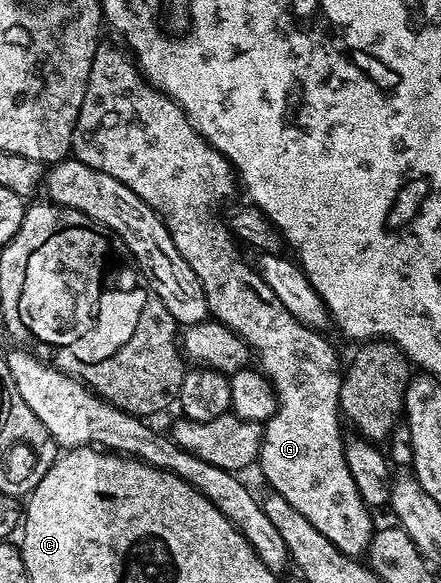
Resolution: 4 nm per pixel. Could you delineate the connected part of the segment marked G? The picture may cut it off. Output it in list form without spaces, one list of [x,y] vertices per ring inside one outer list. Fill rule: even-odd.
[[[101,44],[96,48],[96,55],[94,56],[94,64],[90,68],[90,80],[86,84],[86,96],[82,100],[82,108],[78,112],[78,120],[76,127],[72,133],[72,145],[70,147],[74,158],[84,165],[88,165],[92,169],[97,169],[98,172],[104,172],[107,176],[112,176],[114,179],[121,181],[126,188],[130,188],[138,195],[150,209],[159,214],[170,232],[170,236],[174,240],[174,248],[178,248],[178,252],[182,252],[182,260],[186,260],[186,264],[190,264],[190,268],[194,268],[194,276],[198,276],[198,280],[202,284],[202,288],[206,292],[206,300],[208,301],[209,315],[215,321],[221,322],[224,326],[232,330],[233,333],[240,335],[249,347],[254,351],[254,358],[260,361],[259,369],[262,371],[265,378],[272,383],[273,390],[276,391],[276,396],[279,402],[275,414],[268,419],[264,426],[264,442],[260,445],[260,457],[258,459],[258,470],[264,473],[264,478],[269,482],[271,493],[282,496],[282,500],[287,500],[289,504],[294,504],[294,508],[298,508],[298,512],[302,512],[302,516],[306,516],[306,520],[310,520],[310,524],[314,524],[314,528],[318,528],[318,532],[322,532],[322,536],[326,536],[326,540],[330,540],[336,545],[344,554],[348,554],[354,559],[359,559],[361,556],[367,555],[369,546],[372,545],[372,535],[374,533],[374,525],[372,526],[373,511],[362,500],[362,496],[358,492],[358,484],[354,484],[354,476],[350,476],[350,468],[346,464],[346,456],[344,455],[344,443],[346,441],[345,435],[340,435],[340,422],[342,426],[342,415],[338,409],[340,405],[340,383],[342,381],[342,362],[336,359],[336,350],[323,337],[323,333],[311,330],[308,326],[303,326],[297,318],[290,316],[290,312],[282,304],[282,300],[278,300],[278,296],[274,296],[274,292],[270,290],[270,284],[266,284],[266,280],[262,280],[260,272],[257,267],[250,261],[244,262],[244,258],[240,255],[241,247],[238,245],[237,239],[234,237],[223,221],[216,219],[216,213],[220,210],[220,205],[231,196],[235,190],[238,190],[238,175],[233,170],[232,165],[228,163],[228,158],[222,152],[214,149],[201,134],[192,126],[192,122],[188,118],[188,113],[177,104],[173,98],[169,98],[163,90],[152,85],[147,78],[142,76],[142,71],[136,65],[131,53],[127,49],[121,48],[119,50],[116,46],[107,46]]]

